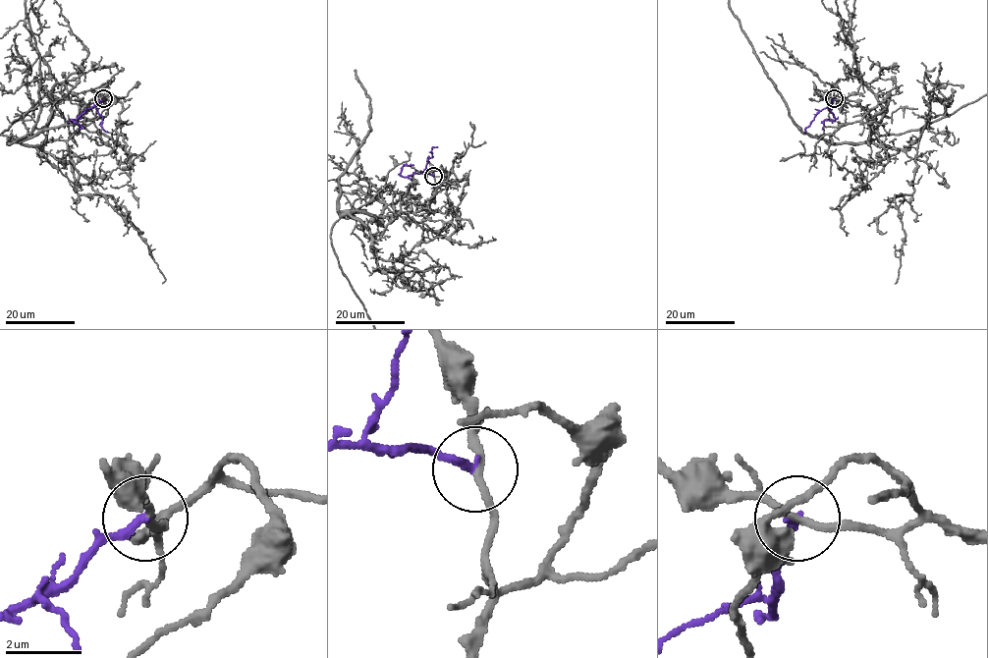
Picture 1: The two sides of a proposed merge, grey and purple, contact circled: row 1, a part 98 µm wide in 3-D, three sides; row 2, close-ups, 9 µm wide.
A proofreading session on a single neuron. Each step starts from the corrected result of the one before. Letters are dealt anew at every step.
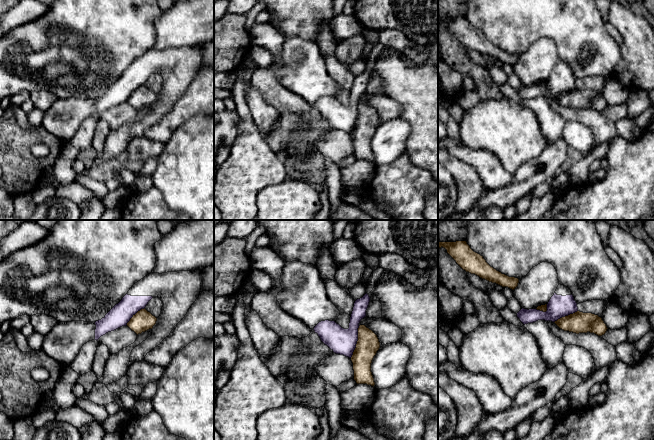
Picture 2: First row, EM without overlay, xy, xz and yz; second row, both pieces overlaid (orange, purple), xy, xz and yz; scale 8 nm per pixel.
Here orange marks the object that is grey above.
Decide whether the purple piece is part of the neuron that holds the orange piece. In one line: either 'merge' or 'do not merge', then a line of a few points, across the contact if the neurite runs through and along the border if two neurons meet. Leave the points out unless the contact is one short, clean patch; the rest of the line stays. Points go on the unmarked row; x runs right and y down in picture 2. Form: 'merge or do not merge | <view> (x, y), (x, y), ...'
do not merge

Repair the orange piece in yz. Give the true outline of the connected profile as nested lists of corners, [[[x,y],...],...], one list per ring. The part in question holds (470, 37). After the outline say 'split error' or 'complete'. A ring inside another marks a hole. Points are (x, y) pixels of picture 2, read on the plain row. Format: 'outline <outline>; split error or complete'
outline [[[466,17],[439,18],[438,25],[445,24],[447,29],[466,48],[475,50],[489,58],[496,59],[502,63],[514,66],[519,59],[519,55],[509,53],[491,43],[480,30],[474,28]]]; complete

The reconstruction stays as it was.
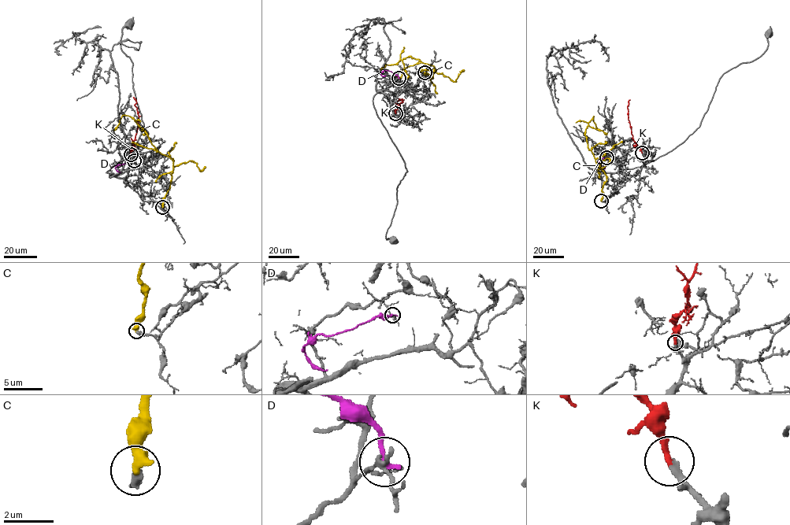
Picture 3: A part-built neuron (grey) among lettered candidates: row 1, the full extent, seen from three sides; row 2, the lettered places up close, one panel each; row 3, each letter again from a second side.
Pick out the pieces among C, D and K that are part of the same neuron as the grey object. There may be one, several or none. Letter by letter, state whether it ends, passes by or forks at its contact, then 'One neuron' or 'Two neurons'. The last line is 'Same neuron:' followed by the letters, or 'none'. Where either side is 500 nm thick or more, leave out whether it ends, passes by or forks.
C: It ends there. Two neurons
D: It ends there. Two neurons
K: It ends there. One neuron
Same neuron: K

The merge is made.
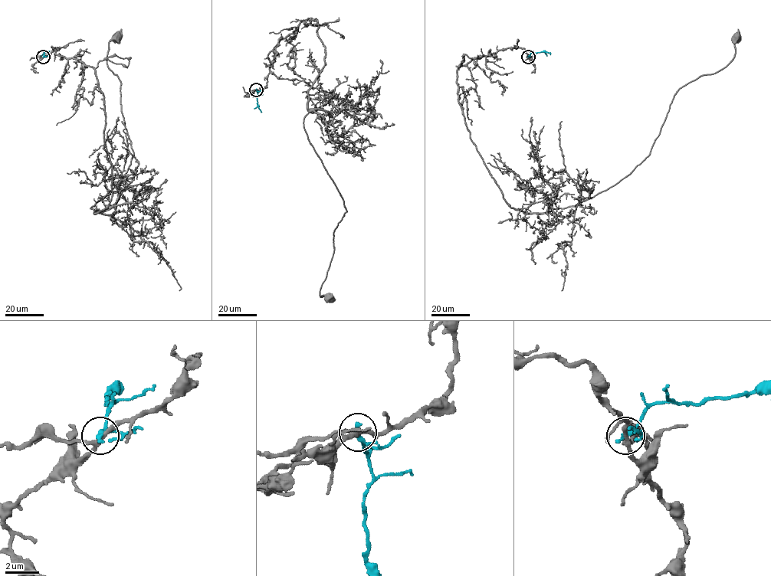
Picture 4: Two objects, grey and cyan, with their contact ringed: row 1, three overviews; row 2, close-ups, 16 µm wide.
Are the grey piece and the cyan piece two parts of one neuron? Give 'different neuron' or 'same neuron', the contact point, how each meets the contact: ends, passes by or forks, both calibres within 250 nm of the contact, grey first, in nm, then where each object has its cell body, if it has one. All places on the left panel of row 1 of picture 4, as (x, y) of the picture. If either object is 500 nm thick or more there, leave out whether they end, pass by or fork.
different neuron; at (43, 57); grey forks there; cyan passes by; 220 nm thick on the grey side, 240 nm on the other; cell body of grey at (116, 37); no cell body on cyan

